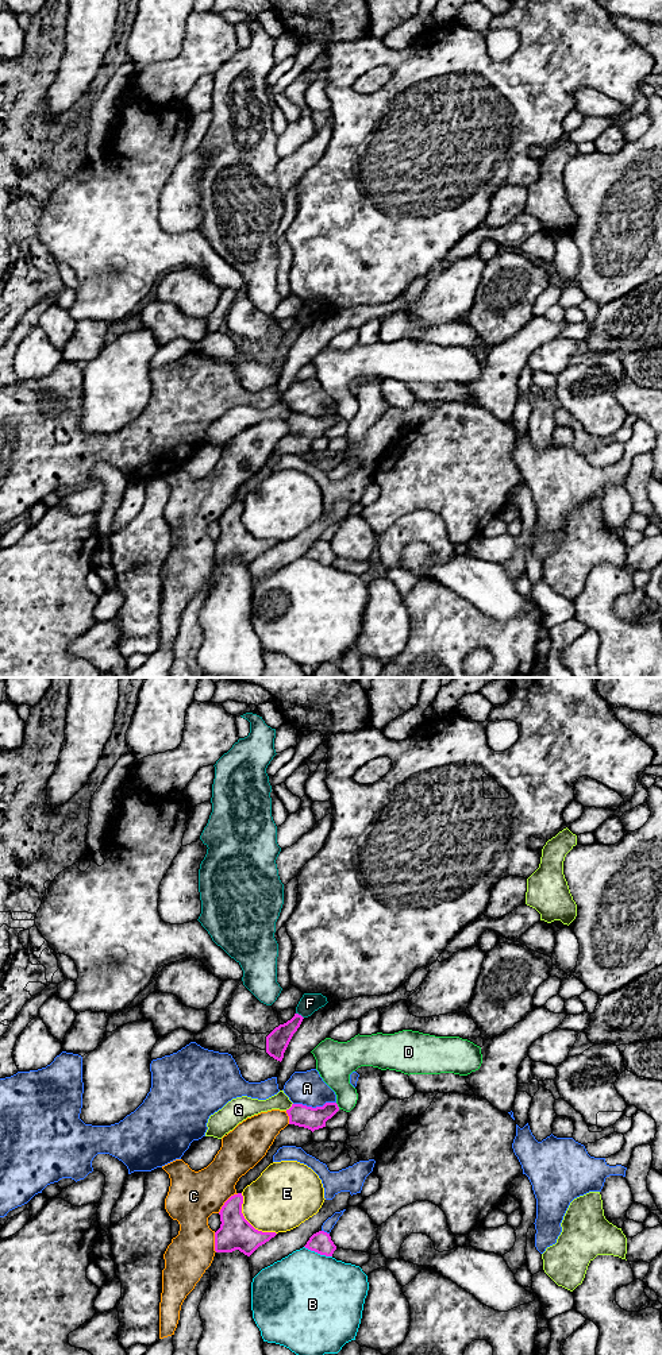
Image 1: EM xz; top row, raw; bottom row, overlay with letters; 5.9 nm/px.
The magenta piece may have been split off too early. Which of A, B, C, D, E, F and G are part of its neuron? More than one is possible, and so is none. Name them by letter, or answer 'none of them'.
none of them

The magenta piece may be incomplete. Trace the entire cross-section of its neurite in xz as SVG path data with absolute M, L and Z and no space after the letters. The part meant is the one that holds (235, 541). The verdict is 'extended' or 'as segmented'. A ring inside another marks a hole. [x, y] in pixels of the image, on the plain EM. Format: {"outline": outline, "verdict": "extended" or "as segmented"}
{"outline": "M242 502L231 505L222 516L220 537L215 541L215 560L232 561L239 559L250 565L259 555L274 547L276 541L255 538L242 522Z", "verdict": "as segmented"}

